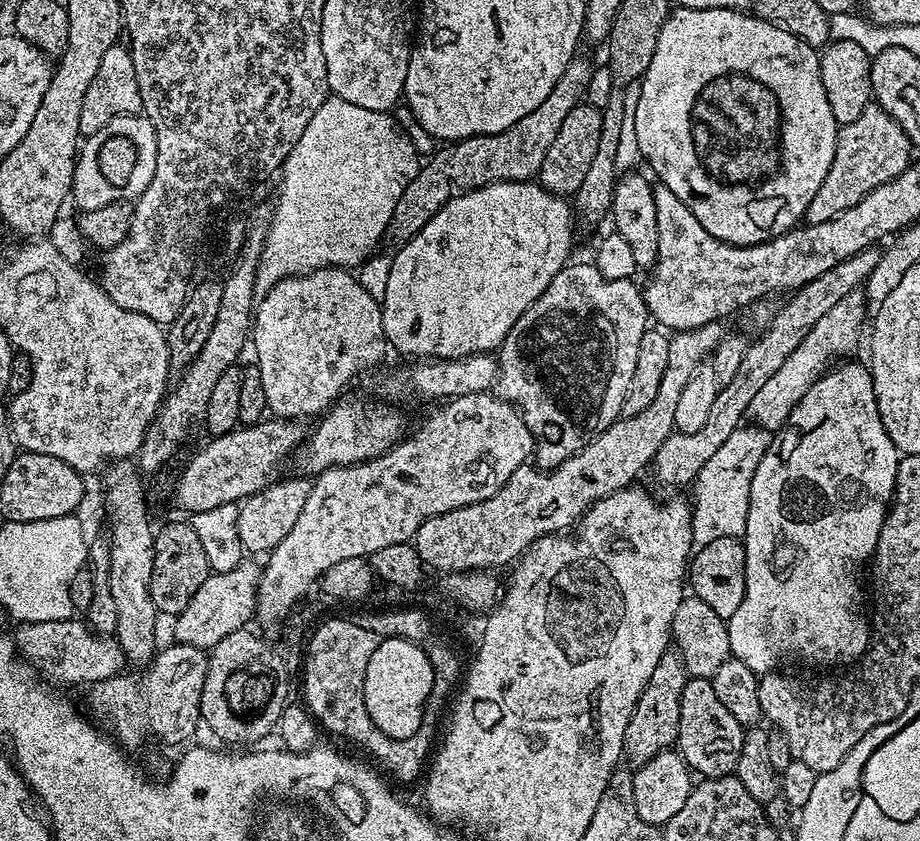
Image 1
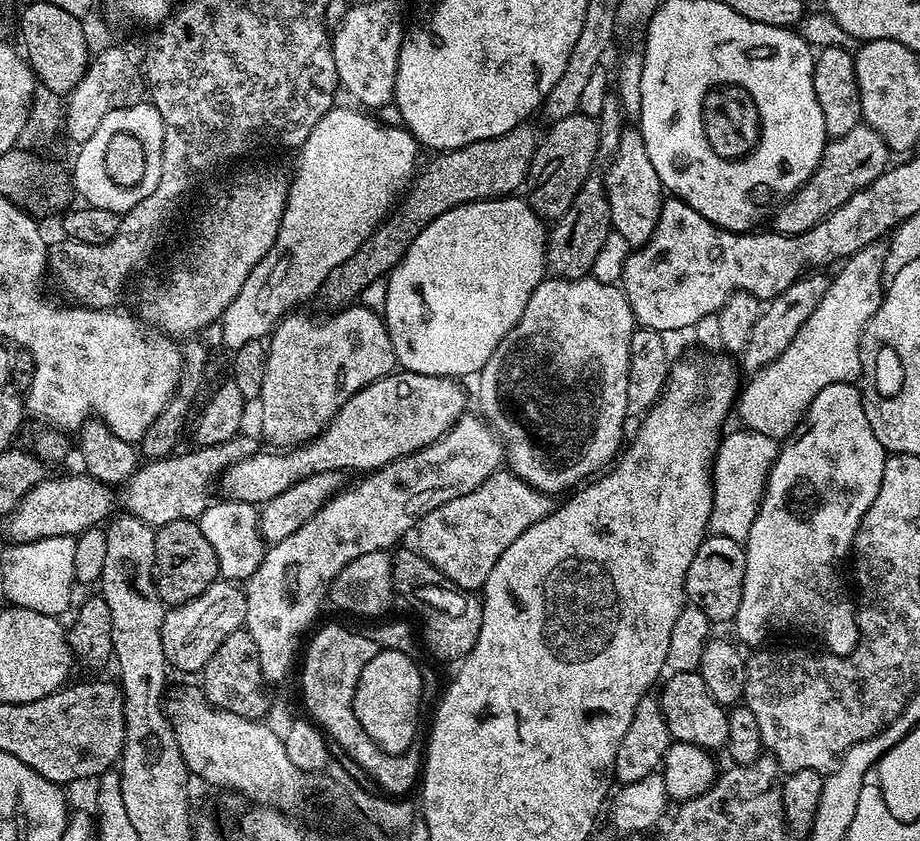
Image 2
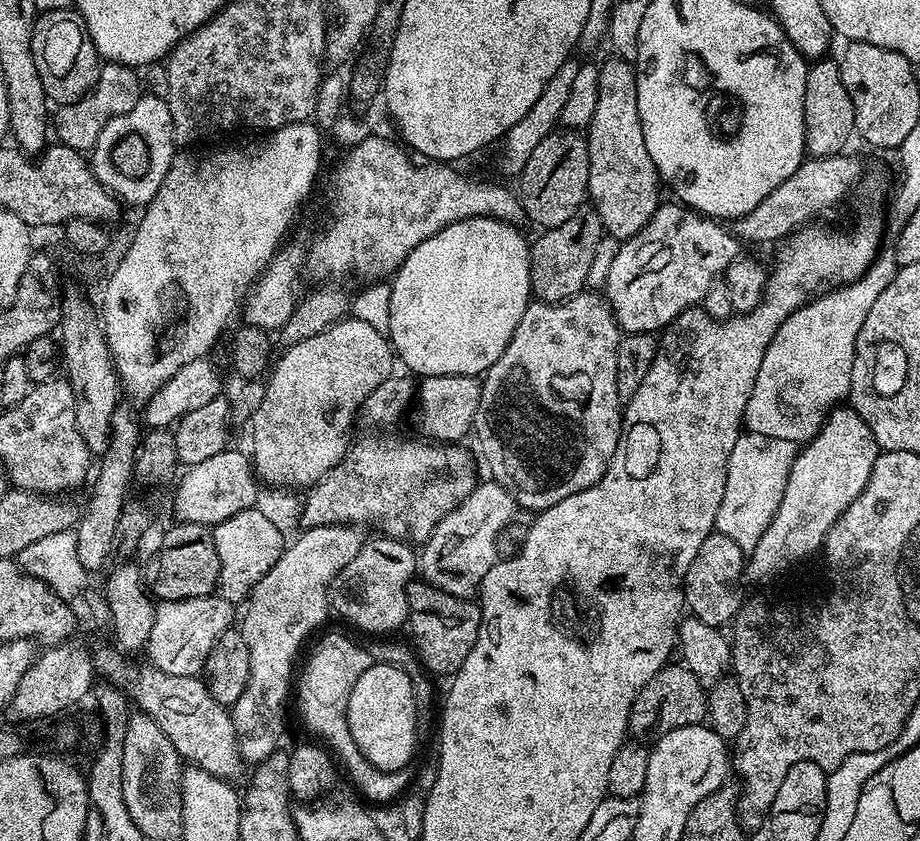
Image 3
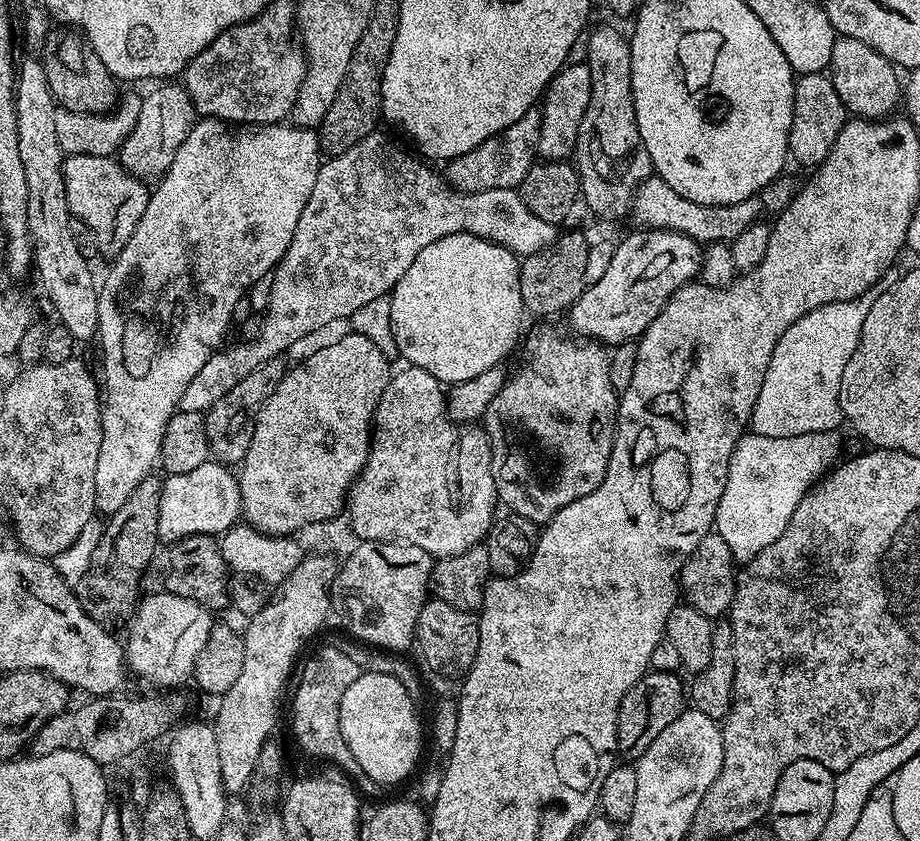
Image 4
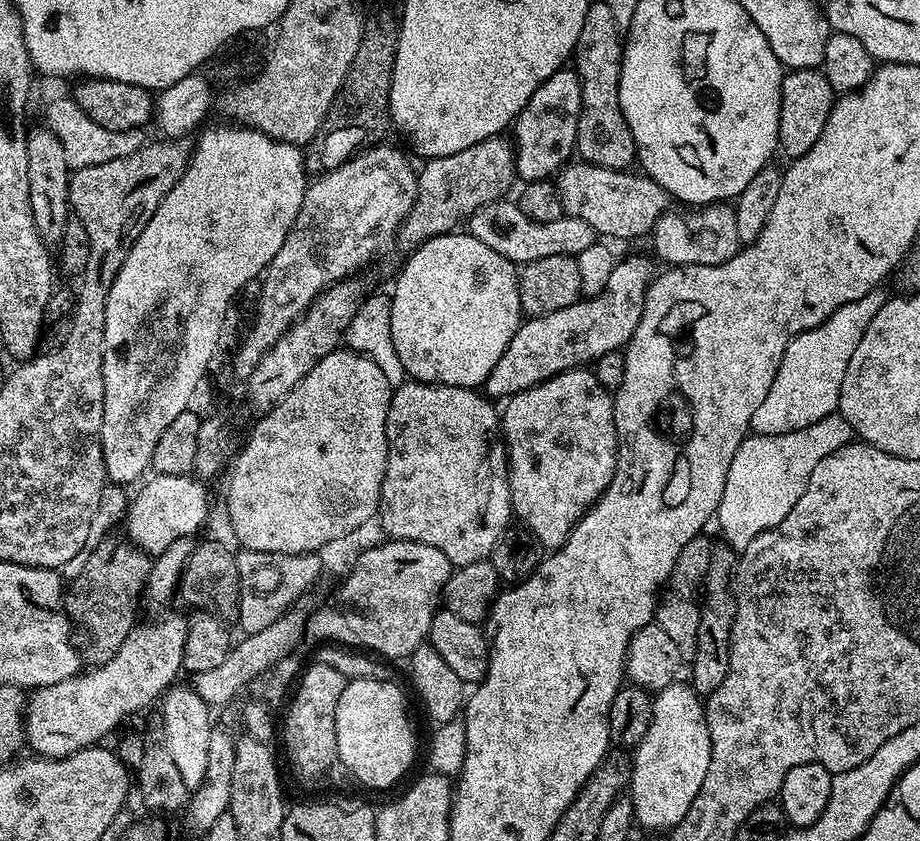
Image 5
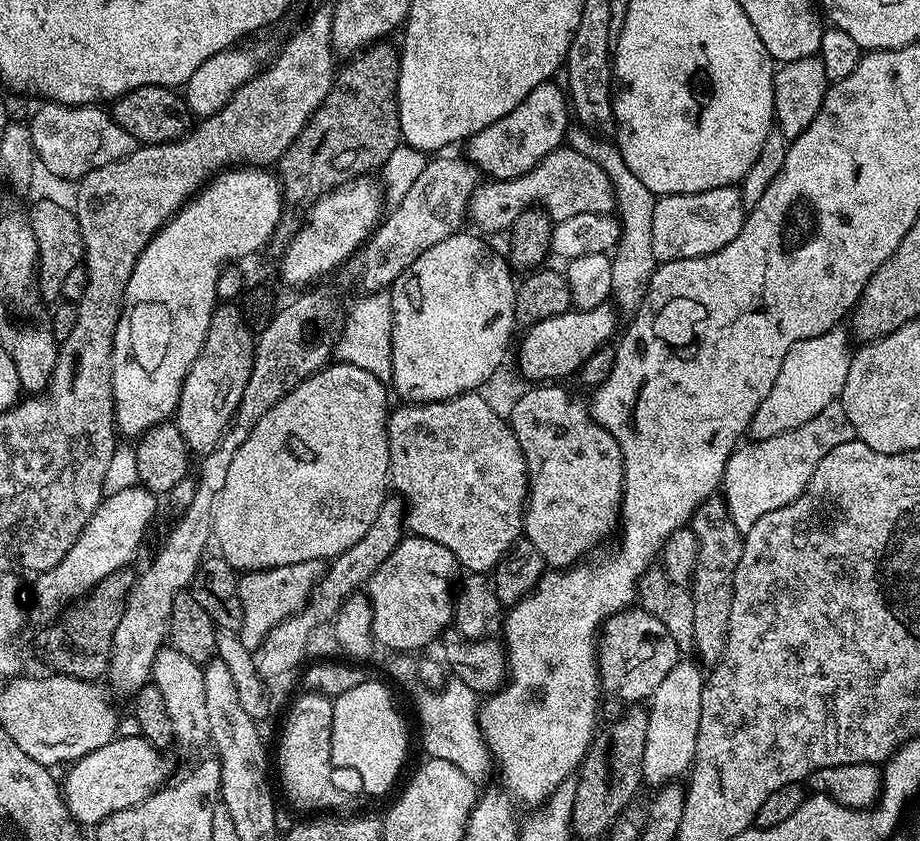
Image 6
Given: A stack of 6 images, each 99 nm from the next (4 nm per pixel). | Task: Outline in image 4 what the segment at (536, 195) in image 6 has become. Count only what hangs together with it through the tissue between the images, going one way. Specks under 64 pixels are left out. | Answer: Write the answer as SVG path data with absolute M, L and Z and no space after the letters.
M653 174L636 189L630 205L630 217L636 223L633 225L641 229L657 228L681 232L701 246L731 242L751 224L759 221L764 216L763 212L779 214L795 198L798 183L796 184L794 177L788 175L781 175L780 179L772 181L760 193L742 202L734 202L730 206L706 206L702 202L690 202L690 198L682 198L678 190L672 189L661 176Z

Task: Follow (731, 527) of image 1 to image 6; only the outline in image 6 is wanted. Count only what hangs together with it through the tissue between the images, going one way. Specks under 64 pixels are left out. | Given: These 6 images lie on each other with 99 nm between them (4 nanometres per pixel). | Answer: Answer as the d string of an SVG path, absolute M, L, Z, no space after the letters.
M837 402L826 406L826 410L814 414L810 422L802 422L802 426L794 430L786 430L769 440L741 443L726 462L722 481L722 495L734 526L738 526L743 534L758 522L758 518L762 518L762 514L770 514L770 510L794 502L794 498L806 490L814 470L818 470L818 462L822 462L834 446L842 446L842 442L854 439L854 426L850 426L846 410L842 410Z

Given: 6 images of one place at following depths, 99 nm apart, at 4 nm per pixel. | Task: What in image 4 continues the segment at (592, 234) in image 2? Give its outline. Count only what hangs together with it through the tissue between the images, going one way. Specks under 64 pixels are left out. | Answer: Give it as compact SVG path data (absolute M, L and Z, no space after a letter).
M561 231L556 240L538 254L530 254L520 260L520 289L525 313L536 316L556 316L567 313L574 302L588 287L586 282L586 254L590 247L580 232Z

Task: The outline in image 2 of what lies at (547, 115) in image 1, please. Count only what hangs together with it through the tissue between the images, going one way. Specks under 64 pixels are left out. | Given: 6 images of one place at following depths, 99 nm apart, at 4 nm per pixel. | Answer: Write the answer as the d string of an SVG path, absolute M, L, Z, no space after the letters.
M525 122L514 126L514 130L510 130L506 134L498 134L498 138L470 142L470 146L462 146L449 152L433 155L433 160L424 169L423 167L419 169L418 175L411 181L410 187L399 197L398 203L388 212L370 236L358 246L357 252L351 254L350 258L347 258L346 262L342 262L340 266L334 267L334 270L331 270L330 274L326 276L320 286L318 300L321 300L328 310L339 310L355 305L360 299L362 290L366 290L366 286L370 286L370 282L385 279L388 273L398 266L398 262L404 257L406 250L410 250L410 242L414 242L414 238L418 238L418 234L422 234L422 230L426 230L426 226L430 226L430 222L434 222L434 218L446 214L446 210L459 204L469 204L475 200L494 200L497 196L511 196L519 193L525 187L530 162L534 158L538 143L538 135L536 136L535 130L530 125L531 123Z

